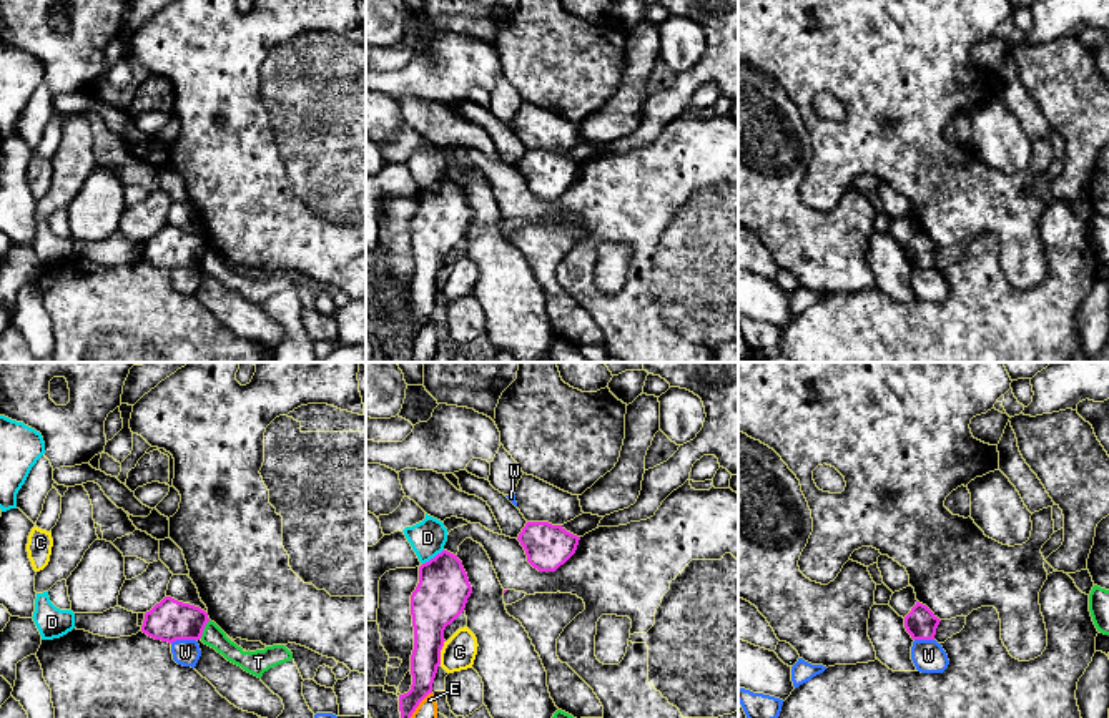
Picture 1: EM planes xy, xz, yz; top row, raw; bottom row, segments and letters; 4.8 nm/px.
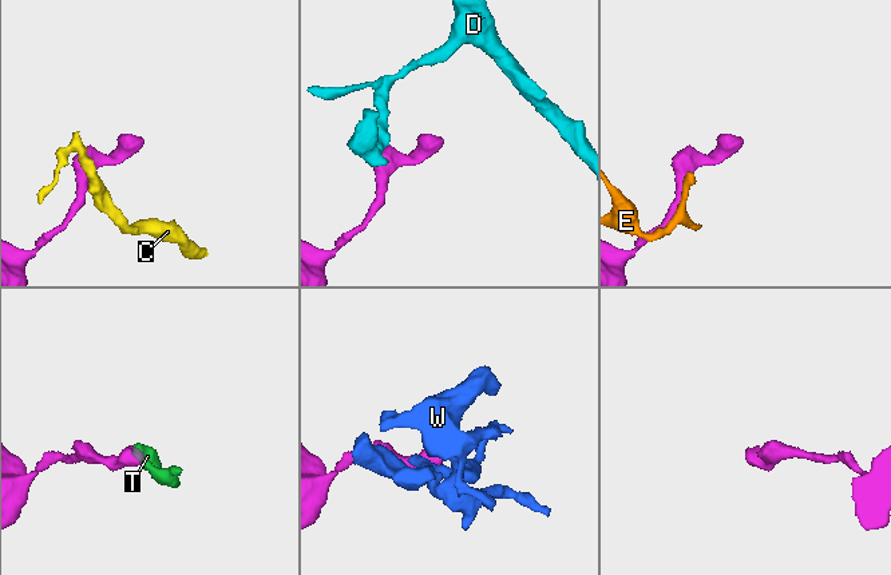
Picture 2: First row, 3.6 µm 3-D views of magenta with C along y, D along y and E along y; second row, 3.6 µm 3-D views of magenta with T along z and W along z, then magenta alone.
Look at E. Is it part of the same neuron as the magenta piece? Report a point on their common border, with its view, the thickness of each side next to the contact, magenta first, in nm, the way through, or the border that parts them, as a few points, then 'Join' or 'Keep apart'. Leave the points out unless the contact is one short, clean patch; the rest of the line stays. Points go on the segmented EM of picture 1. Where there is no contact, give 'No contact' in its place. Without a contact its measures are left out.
Touches magenta at xz (418, 705). Thickness 140 nm (magenta) against 100 nm. Keep apart

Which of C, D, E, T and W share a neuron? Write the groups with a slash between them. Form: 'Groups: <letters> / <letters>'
Groups: C / D / E / T / W

